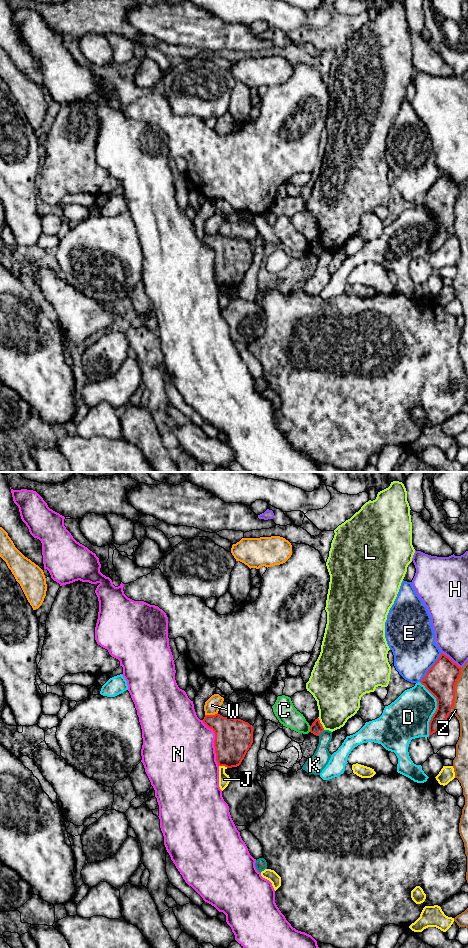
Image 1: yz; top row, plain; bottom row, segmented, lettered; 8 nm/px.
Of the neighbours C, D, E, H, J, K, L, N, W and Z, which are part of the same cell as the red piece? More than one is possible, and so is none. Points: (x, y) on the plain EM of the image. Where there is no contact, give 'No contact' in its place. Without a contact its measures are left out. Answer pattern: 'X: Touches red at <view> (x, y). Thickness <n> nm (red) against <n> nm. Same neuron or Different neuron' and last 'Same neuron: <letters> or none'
C: Touches red at yz (310, 249). Thickness 100 nm (red) against 170 nm. Different neuron
D: Touches red at yz (437, 228). Thickness 260 nm (red) against 340 nm. Different neuron
E: Touches red at yz (431, 187). Thickness 260 nm (red) against 360 nm. Different neuron
H: Touches red at yz (450, 179). Thickness 260 nm (red) against 280 nm. Different neuron
J: Touches red at yz (223, 285). Thickness 300 nm (red) against 90 nm. Different neuron
K: Touches red at yz (321, 252). Thickness 100 nm (red) against 140 nm. Different neuron
L: Touches red at yz (320, 243). Thickness 100 nm (red) against 360 nm. Different neuron
N: Touches red at yz (214, 263). Thickness 300 nm (red) against 500 nm. Different neuron
W: Touches red at yz (211, 235). Thickness 300 nm (red) against 120 nm. Different neuron
Z: Touches red at yz (454, 208). Thickness 260 nm (red) against 130 nm. Different neuron
Same neuron: none

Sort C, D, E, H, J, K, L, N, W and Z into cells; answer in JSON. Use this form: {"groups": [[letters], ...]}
{"groups": [["C"], ["D"], ["E"], ["H"], ["J"], ["K"], ["L"], ["N"], ["W"], ["Z"]]}

